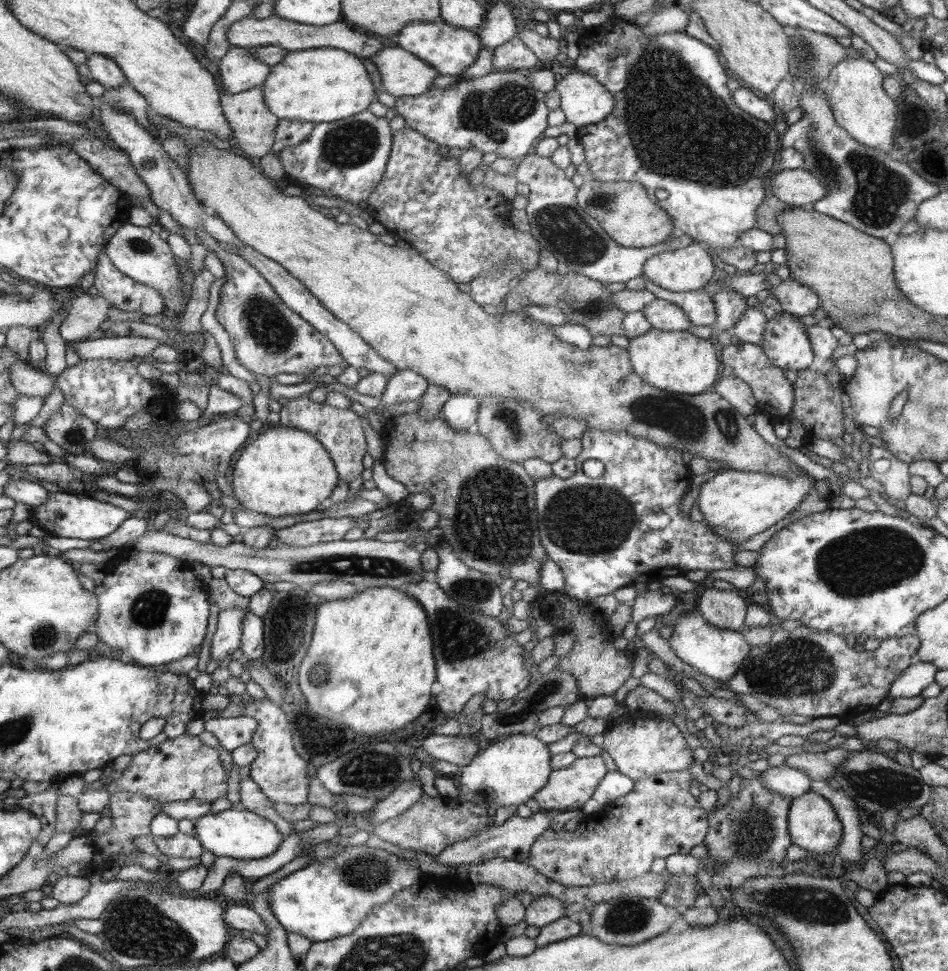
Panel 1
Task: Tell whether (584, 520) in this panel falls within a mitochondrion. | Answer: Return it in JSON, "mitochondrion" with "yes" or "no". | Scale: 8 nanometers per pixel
{"mitochondrion":"yes"}

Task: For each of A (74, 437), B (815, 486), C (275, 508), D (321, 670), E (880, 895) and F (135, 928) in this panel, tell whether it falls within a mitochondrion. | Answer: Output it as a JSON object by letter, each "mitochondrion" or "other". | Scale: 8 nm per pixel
{"A":"mitochondrion","B":"other","C":"other","D":"mitochondrion","E":"other","F":"mitochondrion"}

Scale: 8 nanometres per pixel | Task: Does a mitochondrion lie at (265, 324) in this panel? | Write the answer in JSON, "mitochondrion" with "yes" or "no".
{"mitochondrion":"yes"}

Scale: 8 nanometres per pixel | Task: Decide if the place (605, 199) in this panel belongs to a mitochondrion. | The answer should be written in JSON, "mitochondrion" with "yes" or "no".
{"mitochondrion":"yes"}

